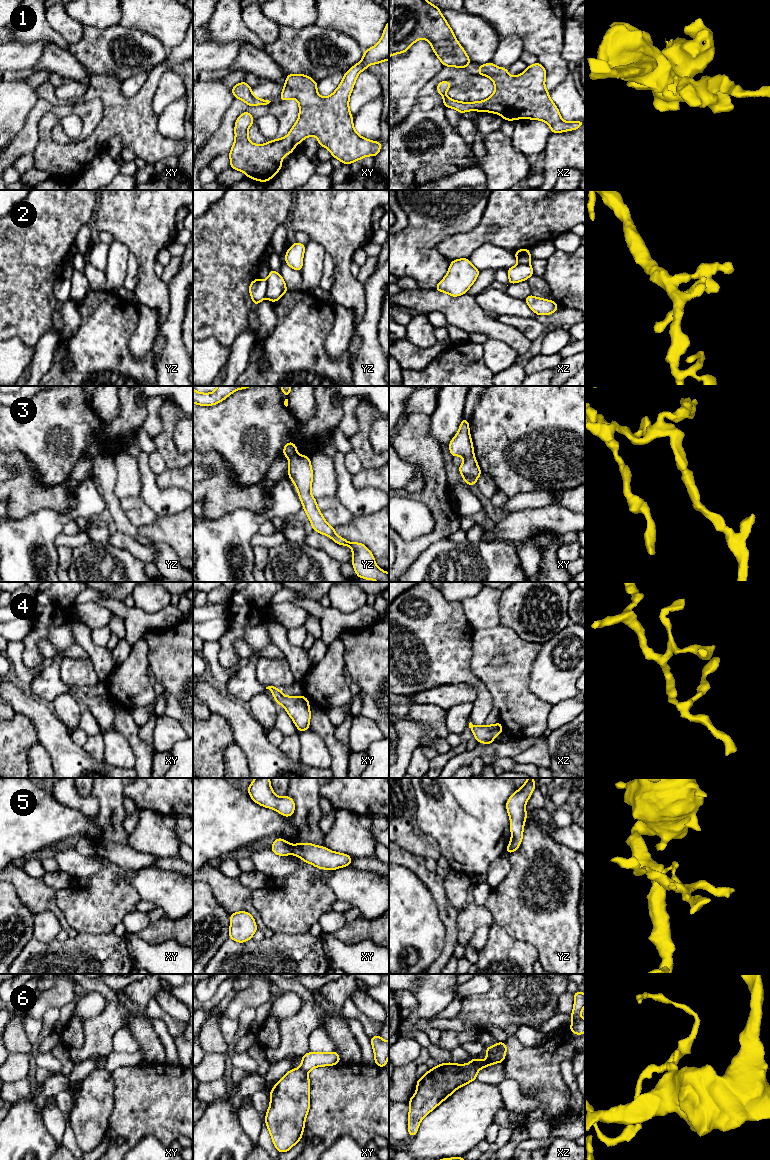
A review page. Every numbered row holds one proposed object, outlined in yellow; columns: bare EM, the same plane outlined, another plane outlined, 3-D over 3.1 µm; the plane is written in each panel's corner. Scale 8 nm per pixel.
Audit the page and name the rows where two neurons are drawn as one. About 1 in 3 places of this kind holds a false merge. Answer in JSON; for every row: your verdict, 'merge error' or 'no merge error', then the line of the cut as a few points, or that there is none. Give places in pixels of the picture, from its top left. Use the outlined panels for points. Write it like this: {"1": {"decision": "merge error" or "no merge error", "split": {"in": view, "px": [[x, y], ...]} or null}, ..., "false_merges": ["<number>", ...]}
{"1": {"decision": "no merge error", "split": null}, "2": {"decision": "merge error", "split": {"in": "yz", "px": [[267, 280], [265, 297]]}}, "3": {"decision": "merge error", "split": {"in": "xy", "px": [[473, 455], [464, 459]]}}, "4": {"decision": "no merge error", "split": null}, "5": {"decision": "merge error", "split": {"in": "xy", "px": [[290, 845], [292, 853]]}}, "6": {"decision": "merge error", "split": {"in": "xz", "px": [[499, 1043], [499, 1054], [502, 1062]]}}, "false_merges": ["2", "3", "5", "6"]}

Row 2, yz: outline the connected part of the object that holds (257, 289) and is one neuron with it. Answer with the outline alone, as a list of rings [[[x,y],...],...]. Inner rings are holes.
[[[255,279],[251,282],[249,286],[249,293],[254,302],[254,305],[257,306],[267,295],[267,280]]]

